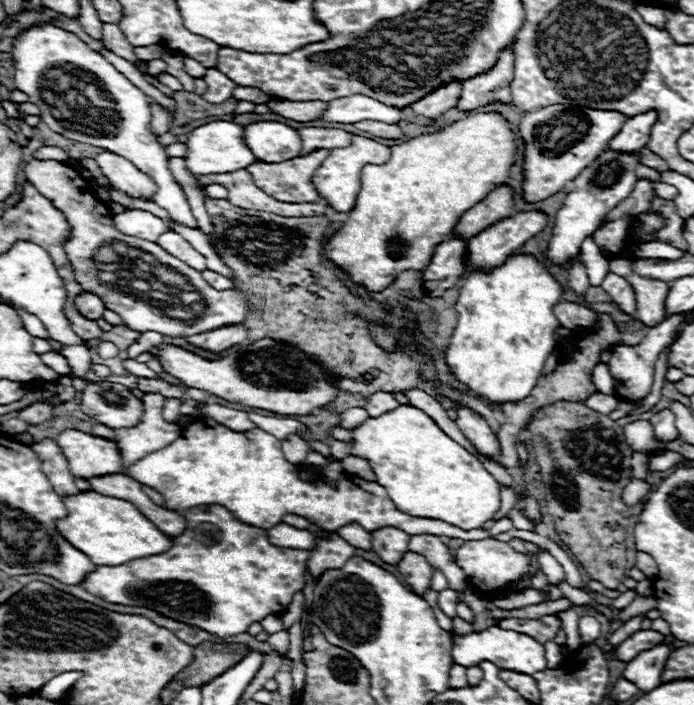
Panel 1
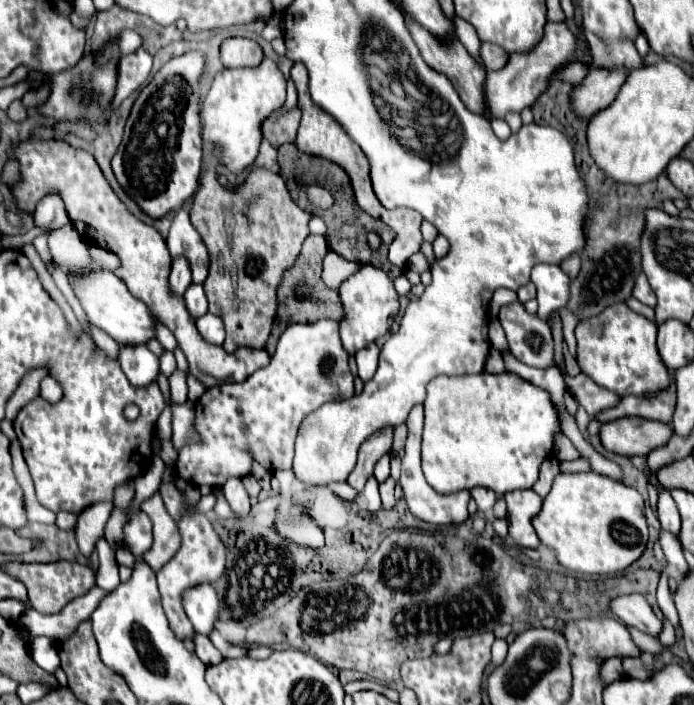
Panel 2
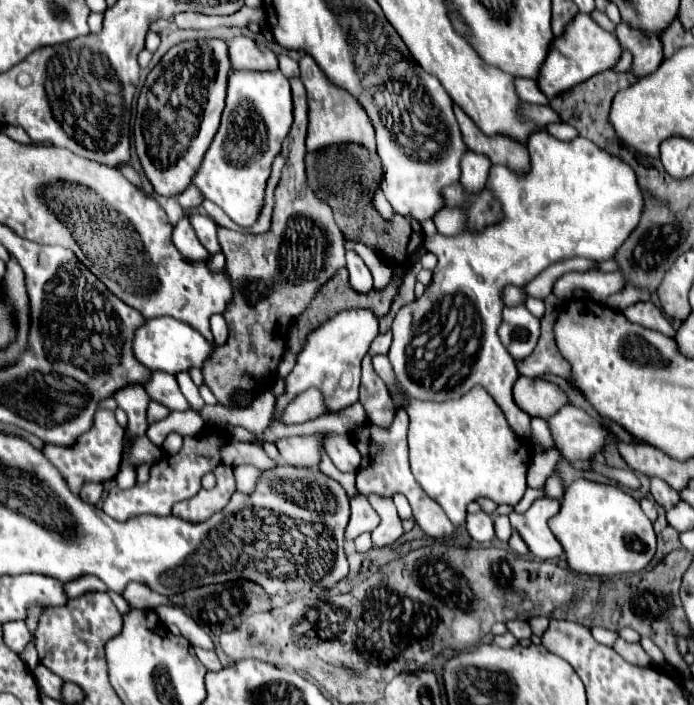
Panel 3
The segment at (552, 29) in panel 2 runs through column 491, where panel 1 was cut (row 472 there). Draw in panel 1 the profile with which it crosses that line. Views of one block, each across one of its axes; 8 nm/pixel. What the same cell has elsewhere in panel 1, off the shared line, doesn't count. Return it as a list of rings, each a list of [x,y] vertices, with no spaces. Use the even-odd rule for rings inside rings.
[[[64,430],[56,442],[68,458],[70,472],[78,478],[116,474],[122,470],[122,458],[114,440],[80,430]]]

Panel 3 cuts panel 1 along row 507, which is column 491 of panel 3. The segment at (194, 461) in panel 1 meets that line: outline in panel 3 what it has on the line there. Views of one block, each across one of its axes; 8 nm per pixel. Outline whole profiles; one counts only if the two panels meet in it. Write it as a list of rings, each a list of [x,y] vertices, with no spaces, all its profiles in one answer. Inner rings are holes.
[[[534,132],[526,140],[530,152],[530,168],[520,174],[508,166],[490,166],[486,188],[500,204],[502,220],[484,230],[464,230],[462,234],[445,237],[436,234],[424,241],[425,249],[438,256],[438,266],[430,286],[422,298],[402,306],[394,318],[394,340],[388,352],[394,368],[396,384],[404,390],[404,398],[418,400],[450,400],[460,398],[472,386],[480,384],[500,404],[508,424],[512,424],[518,436],[530,436],[530,416],[518,408],[512,398],[512,388],[518,380],[516,362],[502,346],[498,338],[498,326],[502,324],[504,288],[510,284],[526,286],[550,264],[568,258],[586,260],[610,260],[616,248],[628,238],[628,232],[636,228],[642,212],[642,194],[634,170],[616,156],[600,150],[586,138],[574,138],[562,142],[548,132]]]

